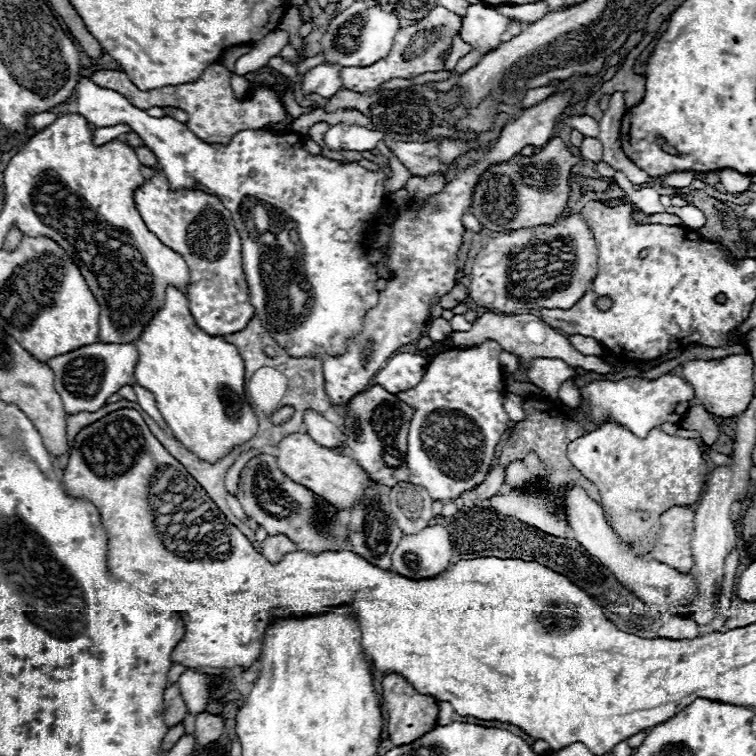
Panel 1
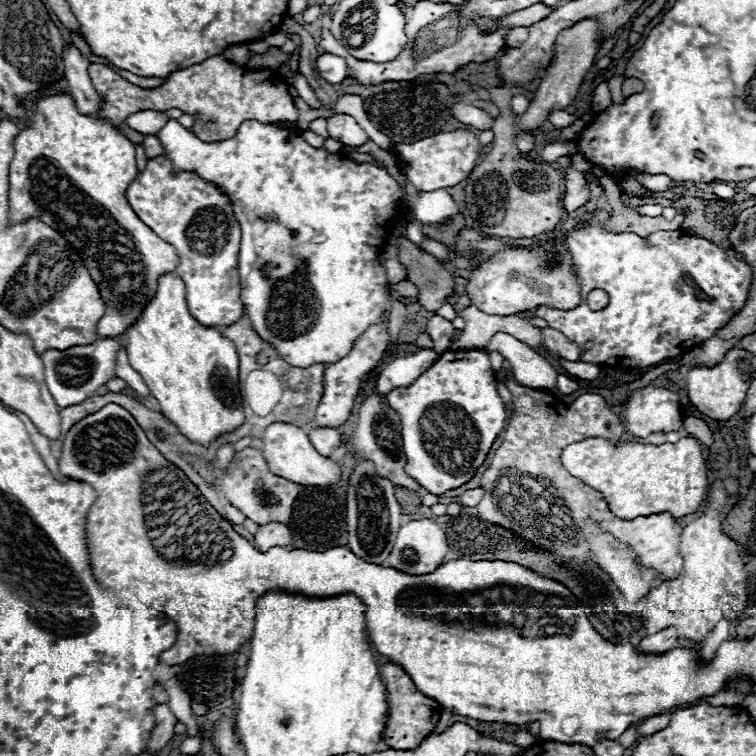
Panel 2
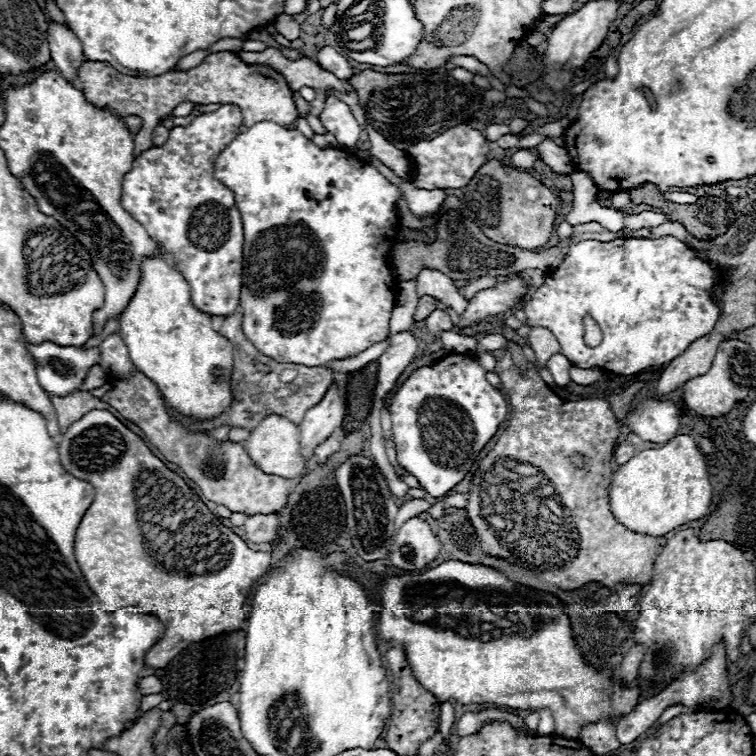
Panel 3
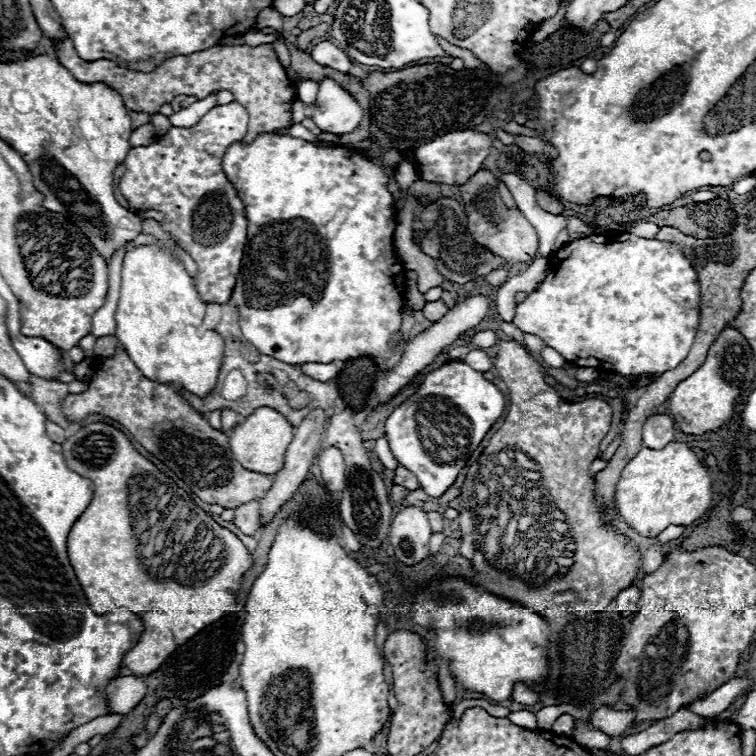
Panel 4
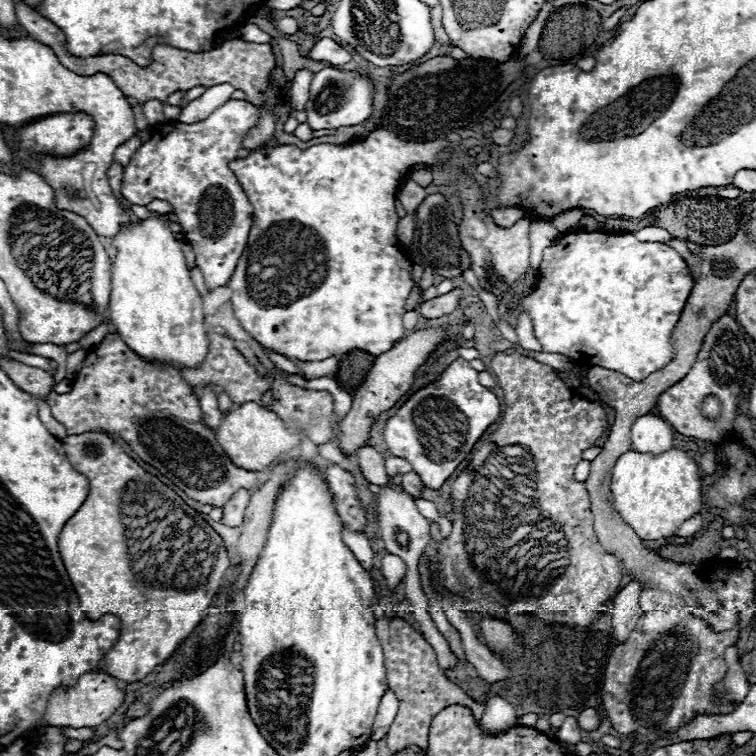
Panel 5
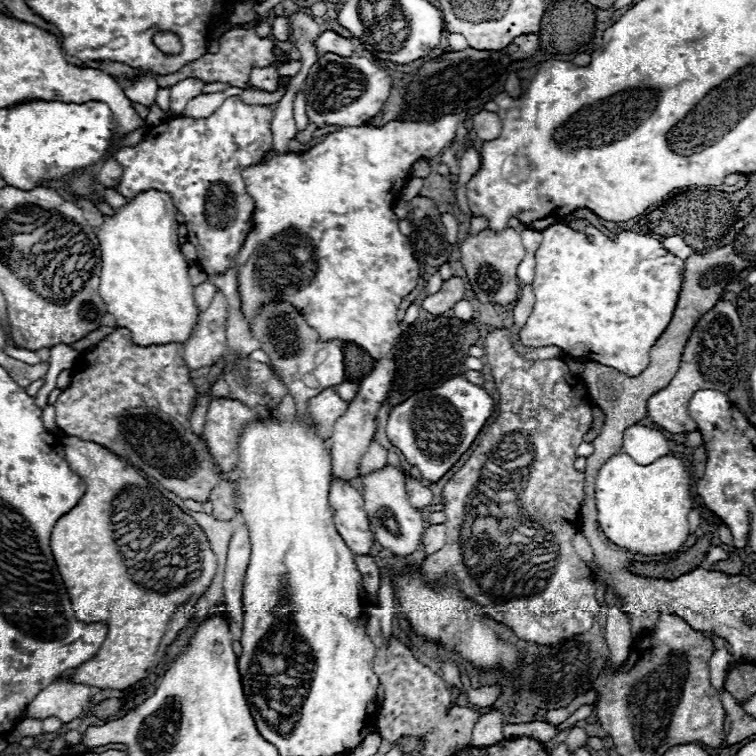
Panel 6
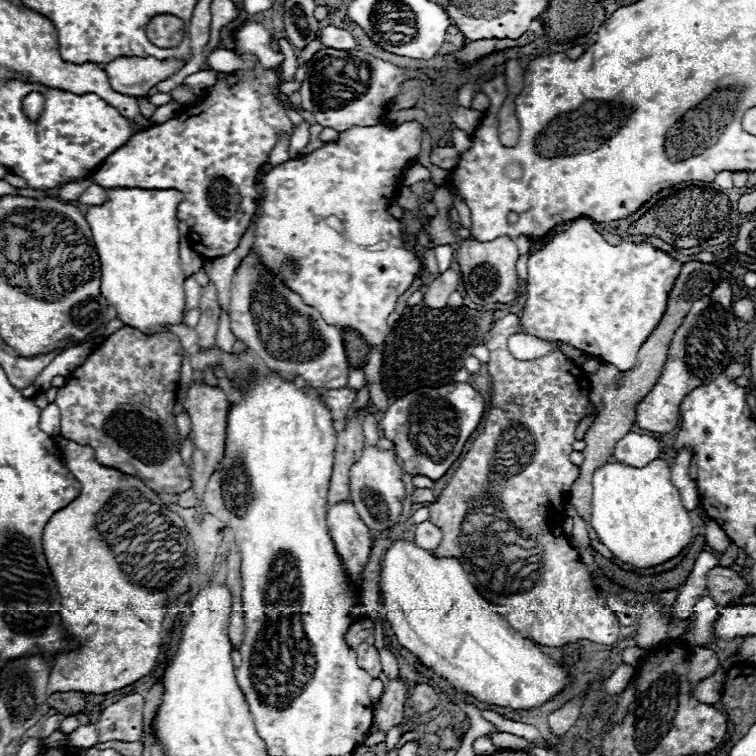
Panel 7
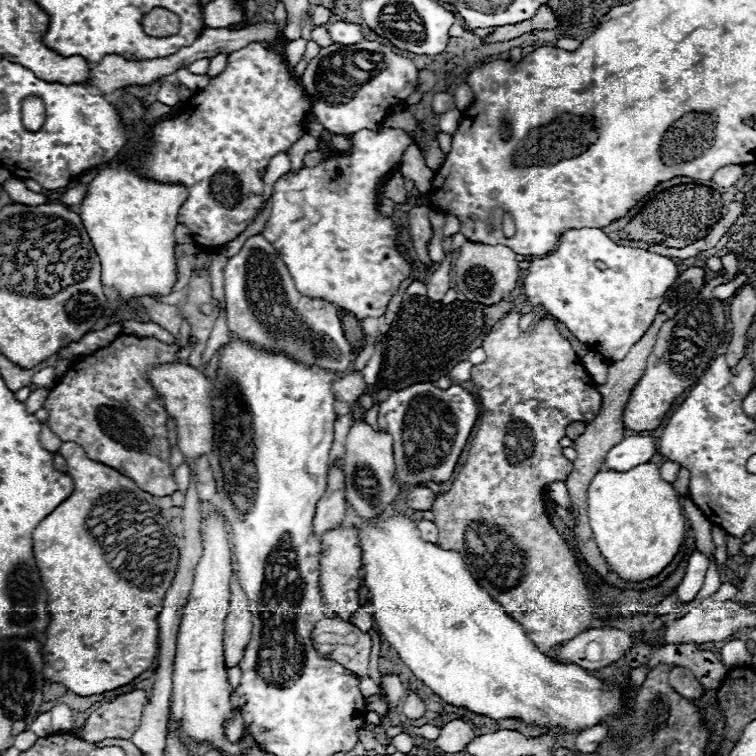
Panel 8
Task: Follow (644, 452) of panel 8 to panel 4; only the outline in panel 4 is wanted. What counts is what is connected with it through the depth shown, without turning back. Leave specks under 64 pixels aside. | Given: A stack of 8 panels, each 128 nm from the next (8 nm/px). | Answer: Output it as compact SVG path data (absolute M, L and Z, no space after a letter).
M652 414L642 426L642 444L652 450L660 450L674 440L676 428L674 420L668 414Z

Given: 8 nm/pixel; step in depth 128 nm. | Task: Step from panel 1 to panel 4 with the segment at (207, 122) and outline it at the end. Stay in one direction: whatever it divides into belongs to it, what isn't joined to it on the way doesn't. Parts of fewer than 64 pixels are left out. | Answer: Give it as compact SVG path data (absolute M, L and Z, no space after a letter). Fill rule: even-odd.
M66 38L58 48L56 54L66 70L78 80L78 82L104 82L112 90L116 90L122 96L124 106L136 106L136 112L156 114L160 112L160 106L166 102L172 102L178 94L196 96L198 100L206 98L212 92L230 90L234 94L234 100L240 102L248 110L248 132L244 136L244 142L250 142L256 138L256 134L264 132L276 132L280 128L288 128L292 124L292 104L294 104L294 84L290 84L286 70L280 66L274 50L270 44L252 48L252 46L212 46L202 52L194 52L190 56L174 56L166 60L162 66L158 66L154 72L132 72L116 66L110 60L96 60L86 62L82 60L72 40ZM148 122L148 124L136 128L136 130L130 134L130 146L132 146L132 148L136 148L136 146L148 146L148 144L154 142L154 138L156 138L156 130L154 130L154 126Z

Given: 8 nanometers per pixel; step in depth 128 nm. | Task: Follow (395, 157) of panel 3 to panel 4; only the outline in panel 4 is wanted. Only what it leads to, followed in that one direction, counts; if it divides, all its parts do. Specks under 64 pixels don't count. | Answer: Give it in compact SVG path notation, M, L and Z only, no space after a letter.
M402 160L398 166L396 166L396 182L402 190L406 190L414 180L418 180L418 172L416 172L416 166L412 162L406 162Z

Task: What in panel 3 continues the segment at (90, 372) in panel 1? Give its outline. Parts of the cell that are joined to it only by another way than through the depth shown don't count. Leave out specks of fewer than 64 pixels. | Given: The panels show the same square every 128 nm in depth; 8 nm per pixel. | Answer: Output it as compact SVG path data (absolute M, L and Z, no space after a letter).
M26 342L28 350L32 350L32 356L36 358L36 374L44 390L52 396L68 396L74 390L80 390L84 384L90 368L100 362L100 348L84 348L84 346L58 346L52 342L42 342L40 346Z

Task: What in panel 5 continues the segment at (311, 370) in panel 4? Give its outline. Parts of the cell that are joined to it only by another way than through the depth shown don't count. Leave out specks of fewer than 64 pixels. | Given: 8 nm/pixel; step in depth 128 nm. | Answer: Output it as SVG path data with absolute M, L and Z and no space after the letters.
M268 352L268 356L272 358L272 362L276 362L276 364L278 364L278 368L280 368L280 370L290 372L290 374L298 374L298 376L302 376L300 368L298 368L298 366L296 366L292 360L288 360L288 358L284 358L284 356L276 354L276 352Z

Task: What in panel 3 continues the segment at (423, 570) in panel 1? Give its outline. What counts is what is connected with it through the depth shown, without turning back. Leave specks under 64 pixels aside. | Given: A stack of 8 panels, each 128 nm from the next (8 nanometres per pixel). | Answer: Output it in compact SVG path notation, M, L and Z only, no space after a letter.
M410 518L398 528L388 558L400 570L422 570L440 554L440 550L442 544L430 524L420 518Z

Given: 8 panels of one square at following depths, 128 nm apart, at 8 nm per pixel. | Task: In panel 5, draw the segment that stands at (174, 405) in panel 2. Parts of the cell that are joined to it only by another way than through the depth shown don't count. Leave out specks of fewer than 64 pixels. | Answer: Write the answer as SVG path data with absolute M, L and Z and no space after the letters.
M148 218L142 224L132 224L130 230L116 234L116 238L112 238L112 244L118 248L118 256L112 262L112 290L108 310L110 322L116 326L120 338L144 360L158 362L160 366L198 368L210 348L210 340L204 328L202 296L190 280L190 270L186 266L184 254L170 228L158 218Z

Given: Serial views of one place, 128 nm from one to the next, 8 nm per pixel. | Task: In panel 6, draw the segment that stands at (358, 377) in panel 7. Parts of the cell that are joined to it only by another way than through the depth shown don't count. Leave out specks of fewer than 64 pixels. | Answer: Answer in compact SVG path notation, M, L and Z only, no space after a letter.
M342 382L338 388L334 388L338 392L338 396L346 402L350 402L354 396L356 396L356 390L358 390L358 384L354 382Z

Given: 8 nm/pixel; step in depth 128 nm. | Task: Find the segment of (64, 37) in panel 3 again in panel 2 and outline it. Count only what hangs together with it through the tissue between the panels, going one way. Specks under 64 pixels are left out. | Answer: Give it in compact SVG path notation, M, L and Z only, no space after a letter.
M66 46L64 50L64 62L66 62L66 80L68 80L68 92L74 98L76 108L82 114L96 116L100 110L102 94L94 90L90 76L88 76L88 60L80 54L78 48Z

